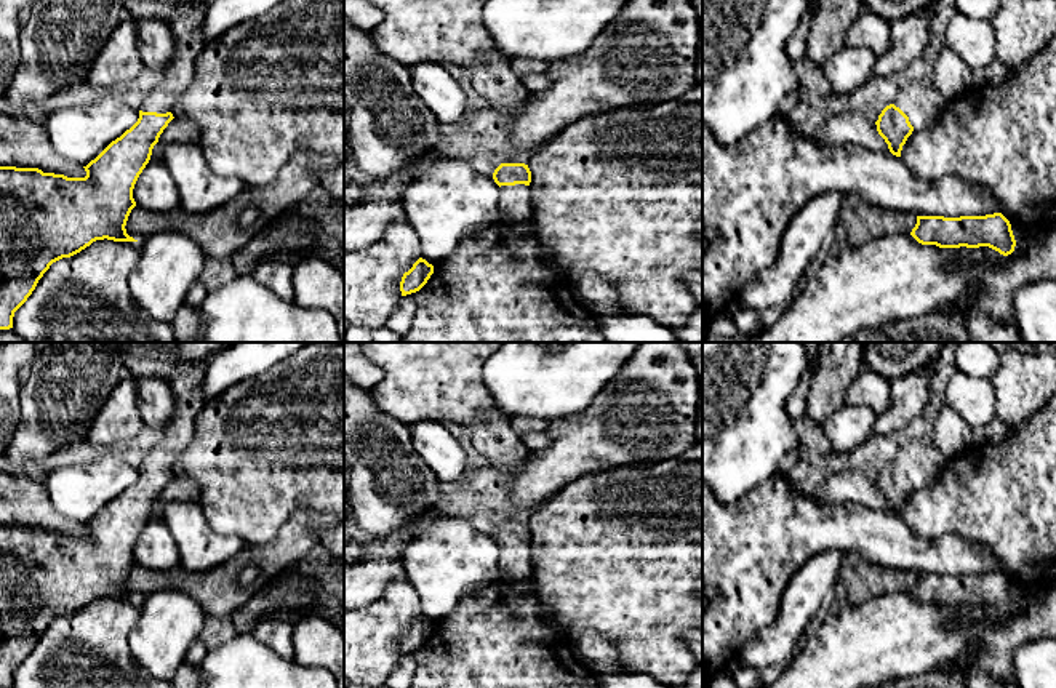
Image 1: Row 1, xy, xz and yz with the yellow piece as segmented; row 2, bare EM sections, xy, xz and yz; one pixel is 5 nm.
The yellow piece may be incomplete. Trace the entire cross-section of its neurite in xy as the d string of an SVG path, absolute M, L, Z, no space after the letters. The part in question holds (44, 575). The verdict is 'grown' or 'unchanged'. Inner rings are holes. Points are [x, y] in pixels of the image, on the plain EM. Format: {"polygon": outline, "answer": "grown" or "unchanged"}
{"polygon": "M210 358L179 363L168 376L168 392L174 400L170 424L146 453L138 480L83 525L85 536L43 531L38 526L0 525L0 688L13 686L14 670L27 659L53 621L80 611L96 598L138 600L125 587L136 565L133 547L160 493L174 477L173 461L186 451L195 434L208 362Z", "answer": "grown"}

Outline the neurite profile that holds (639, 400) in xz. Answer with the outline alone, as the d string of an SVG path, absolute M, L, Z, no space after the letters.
M640 342L632 357L582 413L549 421L546 432L552 437L552 445L533 451L533 459L528 464L512 467L509 486L512 501L520 509L528 510L536 504L546 504L581 475L614 467L653 466L677 458L696 445L698 395L698 371L682 342Z

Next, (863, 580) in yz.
M845 552L838 579L845 584L848 605L861 605L890 592L910 592L917 574L867 562L858 552Z

